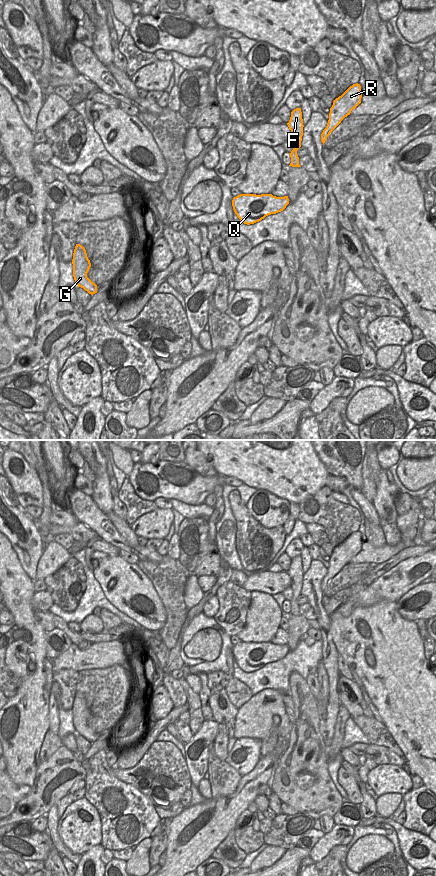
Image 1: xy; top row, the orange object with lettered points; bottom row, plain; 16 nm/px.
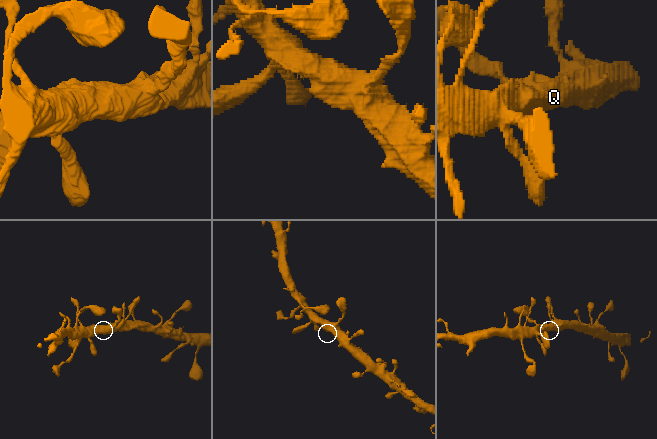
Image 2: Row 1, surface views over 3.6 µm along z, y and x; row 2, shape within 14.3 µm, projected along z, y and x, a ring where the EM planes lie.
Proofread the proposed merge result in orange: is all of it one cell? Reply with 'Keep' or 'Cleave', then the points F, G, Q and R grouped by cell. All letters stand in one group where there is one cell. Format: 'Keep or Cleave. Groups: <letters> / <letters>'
Keep. Groups: F G Q R.

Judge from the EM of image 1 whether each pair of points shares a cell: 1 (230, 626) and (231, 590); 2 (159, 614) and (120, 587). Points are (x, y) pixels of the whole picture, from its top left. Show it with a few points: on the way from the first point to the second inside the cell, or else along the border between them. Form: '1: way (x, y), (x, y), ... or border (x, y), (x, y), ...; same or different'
1: way (230, 617), (231, 599); same
2: way (154, 603), (146, 594), (131, 591); same

